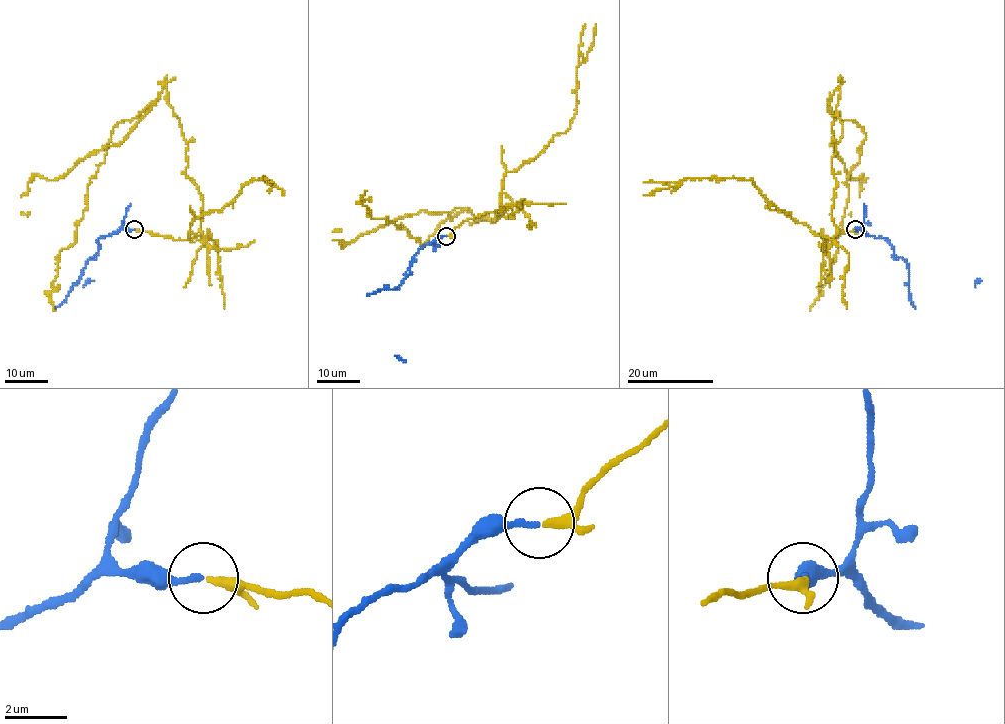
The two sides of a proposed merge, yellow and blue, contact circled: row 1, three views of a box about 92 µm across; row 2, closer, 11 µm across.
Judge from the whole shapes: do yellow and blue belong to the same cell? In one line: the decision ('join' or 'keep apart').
keep apart

